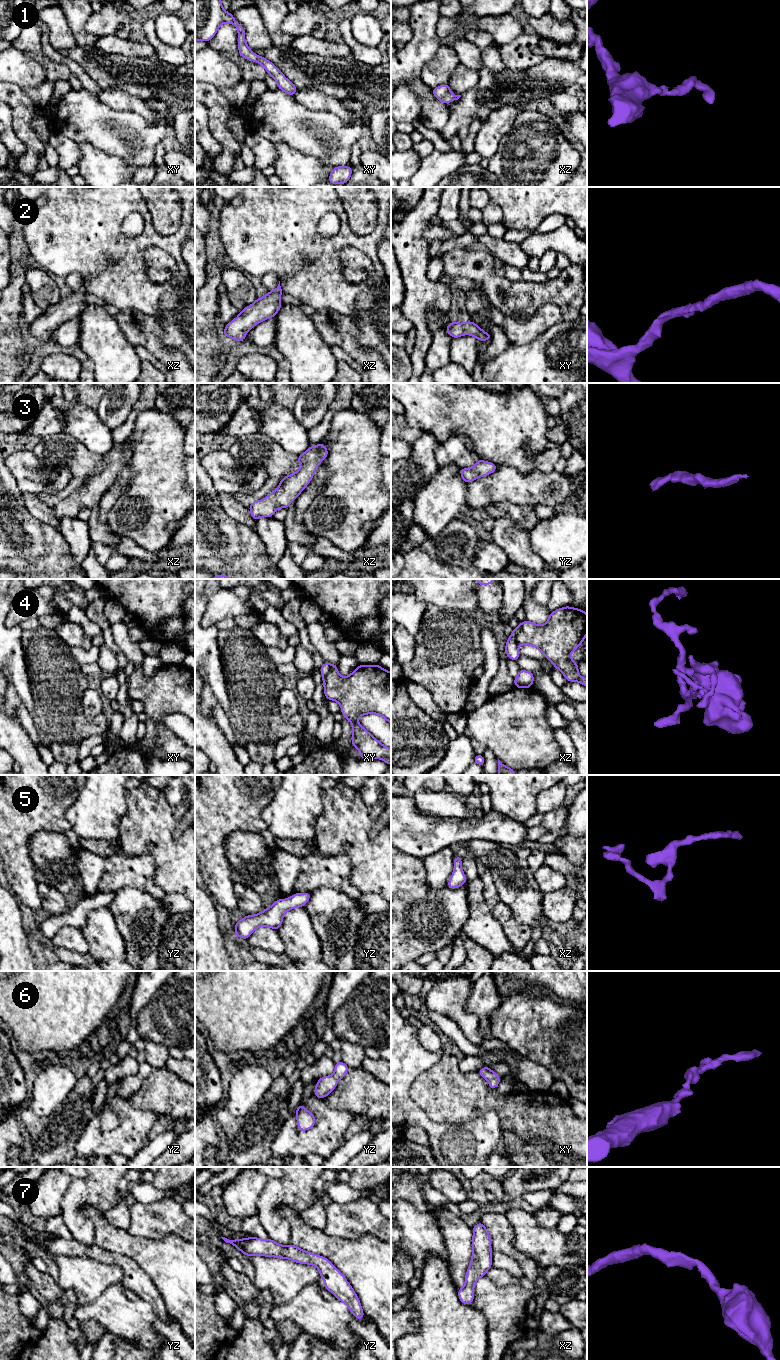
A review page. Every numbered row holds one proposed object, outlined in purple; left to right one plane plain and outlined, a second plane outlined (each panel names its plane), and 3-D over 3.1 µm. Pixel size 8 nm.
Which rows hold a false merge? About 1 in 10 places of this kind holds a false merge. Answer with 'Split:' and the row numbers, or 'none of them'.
Split: 4

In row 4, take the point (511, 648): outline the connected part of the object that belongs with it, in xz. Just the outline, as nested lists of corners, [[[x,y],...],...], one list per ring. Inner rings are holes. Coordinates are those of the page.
[[[520,624],[513,629],[512,634],[507,640],[505,646],[505,652],[507,653],[508,659],[514,660],[517,662],[518,658],[520,657],[520,652],[516,643],[516,634],[520,631]]]

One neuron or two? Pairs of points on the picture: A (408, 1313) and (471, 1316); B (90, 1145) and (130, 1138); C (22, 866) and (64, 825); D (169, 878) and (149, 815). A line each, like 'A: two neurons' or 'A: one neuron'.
A: two neurons
B: one neuron
C: one neuron
D: one neuron

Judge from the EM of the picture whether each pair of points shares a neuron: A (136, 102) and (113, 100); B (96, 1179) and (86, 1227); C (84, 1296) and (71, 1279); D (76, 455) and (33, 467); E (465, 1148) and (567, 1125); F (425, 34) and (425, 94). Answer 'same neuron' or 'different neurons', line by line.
A: same neuron
B: same neuron
C: same neuron
D: different neurons
E: different neurons
F: same neuron

